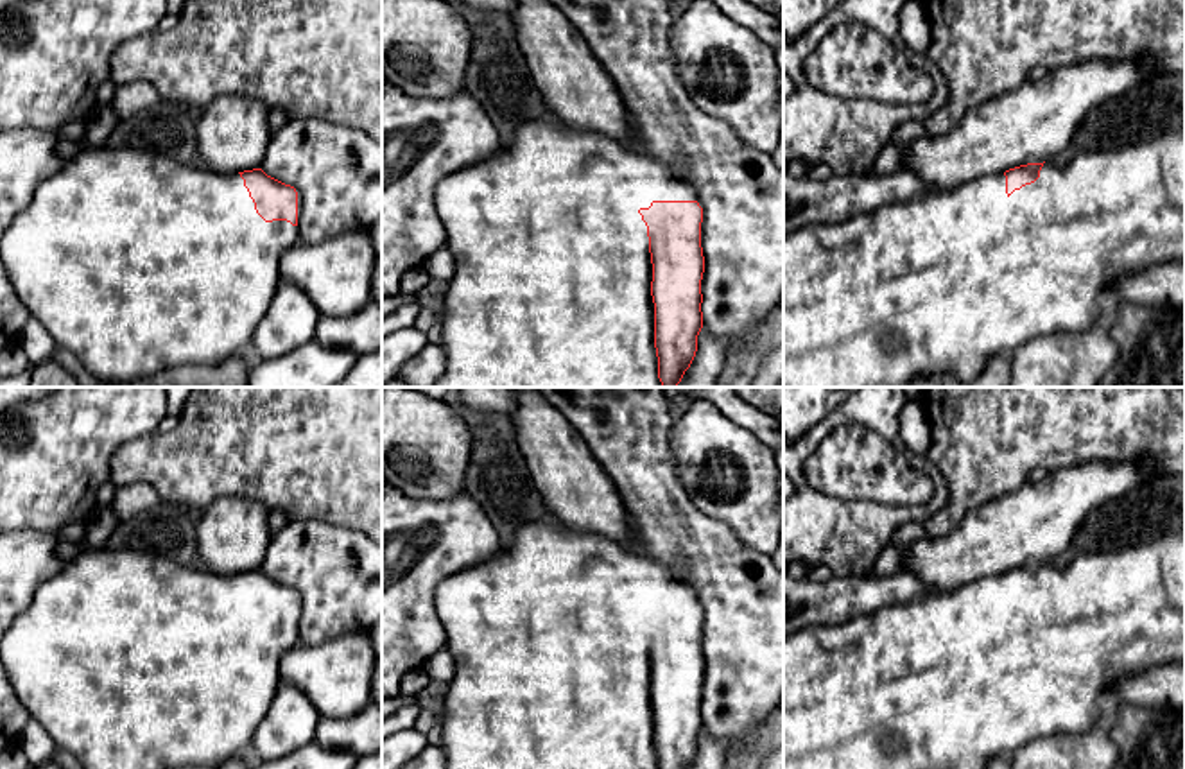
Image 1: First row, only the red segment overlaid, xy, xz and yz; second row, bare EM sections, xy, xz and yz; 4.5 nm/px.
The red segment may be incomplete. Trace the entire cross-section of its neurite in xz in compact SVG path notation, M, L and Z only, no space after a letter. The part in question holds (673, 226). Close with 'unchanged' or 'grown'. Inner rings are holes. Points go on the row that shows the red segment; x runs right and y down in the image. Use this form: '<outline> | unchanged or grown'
M631 117L629 124L633 127L629 140L610 140L570 129L558 118L525 122L516 129L509 147L502 145L489 160L463 168L436 186L436 210L457 267L448 281L443 315L437 323L446 367L432 387L678 387L696 357L697 335L703 328L703 208L694 188L678 177L665 161L651 154Z | grown

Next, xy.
M84 145L5 229L0 260L29 314L97 380L149 380L169 367L221 364L251 342L281 280L280 258L301 240L299 217L296 188L262 168L221 174L160 152Z | grown

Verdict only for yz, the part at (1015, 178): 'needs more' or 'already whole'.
needs more

